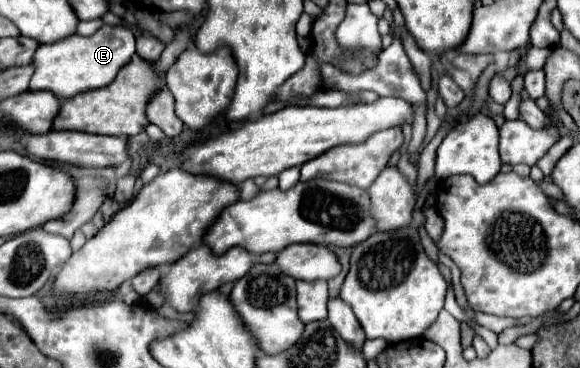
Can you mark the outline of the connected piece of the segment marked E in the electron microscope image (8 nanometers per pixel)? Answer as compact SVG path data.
M102 25L94 35L82 37L78 33L56 41L40 45L34 55L34 75L30 81L30 89L48 89L60 99L74 97L78 93L106 87L114 81L118 71L132 59L136 33L126 25Z

